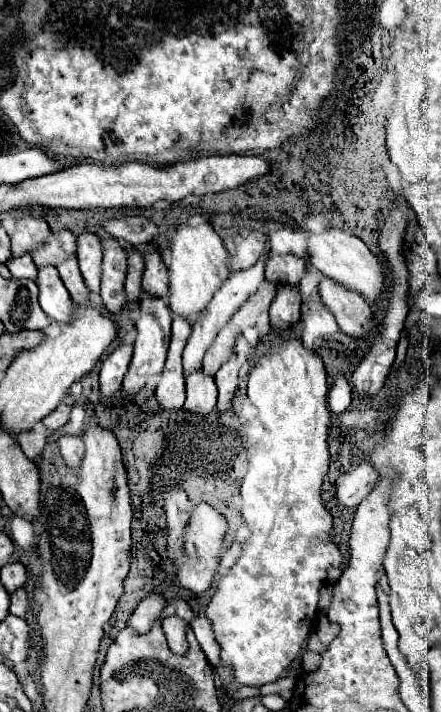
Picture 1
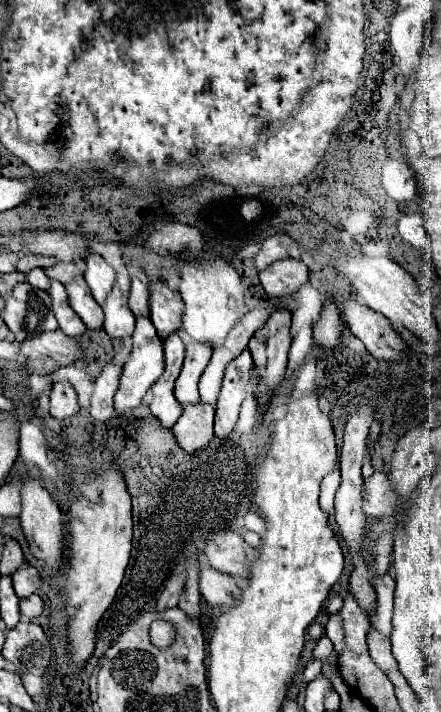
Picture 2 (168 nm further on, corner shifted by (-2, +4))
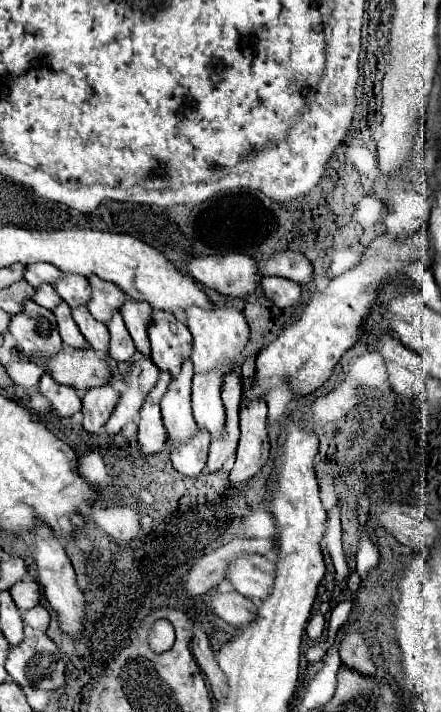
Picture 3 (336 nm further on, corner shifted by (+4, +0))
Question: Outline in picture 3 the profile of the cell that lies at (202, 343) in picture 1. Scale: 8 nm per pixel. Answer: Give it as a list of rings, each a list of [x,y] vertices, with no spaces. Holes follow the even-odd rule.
[[[183,360],[181,372],[177,378],[171,380],[163,400],[161,400],[161,414],[163,424],[169,432],[169,444],[183,442],[191,432],[195,432],[197,424],[191,414],[191,378],[193,378],[193,364],[191,360]]]

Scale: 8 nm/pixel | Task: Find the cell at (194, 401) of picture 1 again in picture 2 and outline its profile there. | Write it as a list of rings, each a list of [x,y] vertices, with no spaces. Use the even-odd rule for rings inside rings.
[[[199,402],[197,406],[183,408],[183,414],[173,426],[173,434],[177,438],[177,444],[187,454],[197,454],[211,444],[213,416],[215,416],[213,406],[203,404],[203,402]]]

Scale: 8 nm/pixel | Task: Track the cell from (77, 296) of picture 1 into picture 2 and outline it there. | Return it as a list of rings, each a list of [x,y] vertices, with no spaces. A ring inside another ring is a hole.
[[[81,276],[75,278],[73,282],[69,282],[67,294],[69,294],[71,308],[77,312],[77,316],[81,316],[81,320],[85,322],[85,326],[89,330],[103,330],[103,318],[105,318],[103,310],[93,300],[87,282]]]

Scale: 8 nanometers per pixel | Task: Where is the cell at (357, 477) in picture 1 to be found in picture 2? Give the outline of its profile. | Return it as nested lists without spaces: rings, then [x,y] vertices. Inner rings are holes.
[[[375,472],[369,480],[365,480],[363,492],[363,512],[369,518],[389,516],[397,508],[397,492],[389,488],[389,478],[383,472]]]

